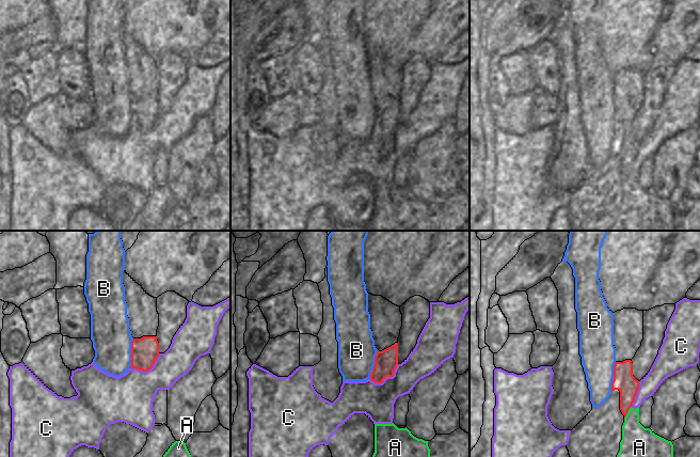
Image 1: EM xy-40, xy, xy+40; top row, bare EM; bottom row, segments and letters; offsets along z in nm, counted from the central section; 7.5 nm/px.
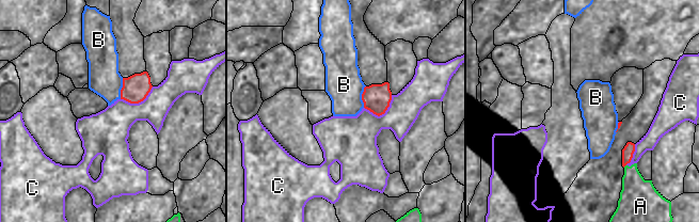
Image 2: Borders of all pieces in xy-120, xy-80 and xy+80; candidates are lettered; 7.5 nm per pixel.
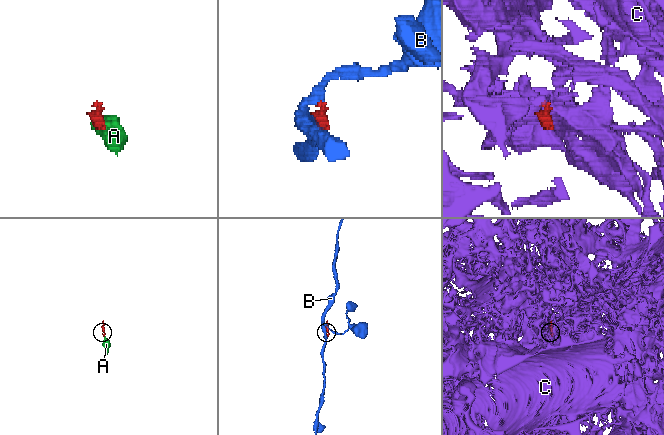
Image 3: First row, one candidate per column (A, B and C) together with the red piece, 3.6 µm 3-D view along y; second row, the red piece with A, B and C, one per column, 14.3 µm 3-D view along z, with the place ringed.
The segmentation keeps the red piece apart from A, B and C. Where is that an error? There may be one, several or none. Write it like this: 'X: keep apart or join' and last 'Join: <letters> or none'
A: join
B: keep apart
C: keep apart
Join: A

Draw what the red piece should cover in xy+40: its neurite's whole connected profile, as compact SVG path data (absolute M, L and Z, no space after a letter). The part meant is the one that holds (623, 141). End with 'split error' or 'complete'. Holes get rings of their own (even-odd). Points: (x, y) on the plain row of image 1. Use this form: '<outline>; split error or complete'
M631 121L616 123L611 152L620 152L624 176L620 211L608 231L673 231L673 205L639 184L639 168L632 168L639 149Z; split error

